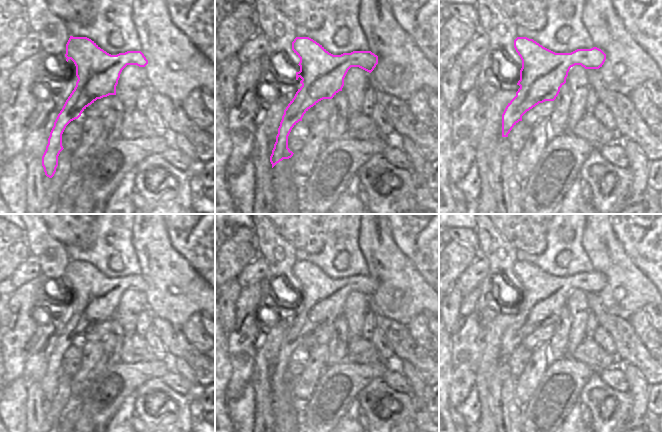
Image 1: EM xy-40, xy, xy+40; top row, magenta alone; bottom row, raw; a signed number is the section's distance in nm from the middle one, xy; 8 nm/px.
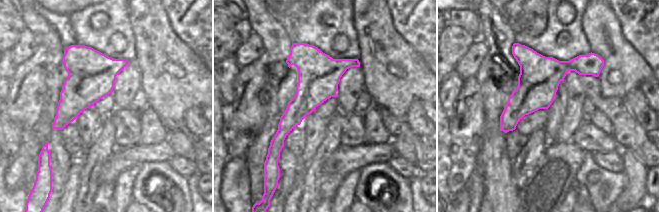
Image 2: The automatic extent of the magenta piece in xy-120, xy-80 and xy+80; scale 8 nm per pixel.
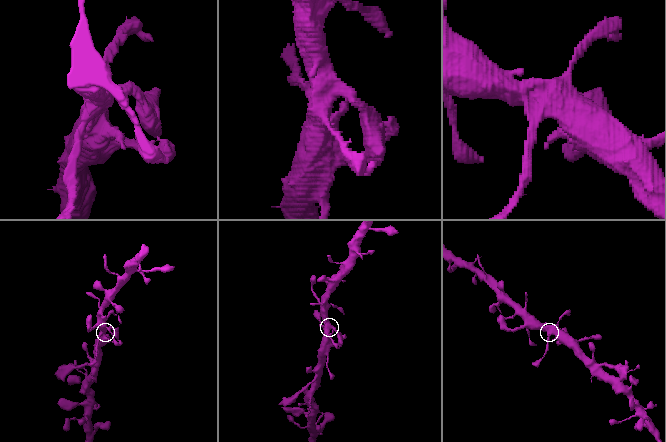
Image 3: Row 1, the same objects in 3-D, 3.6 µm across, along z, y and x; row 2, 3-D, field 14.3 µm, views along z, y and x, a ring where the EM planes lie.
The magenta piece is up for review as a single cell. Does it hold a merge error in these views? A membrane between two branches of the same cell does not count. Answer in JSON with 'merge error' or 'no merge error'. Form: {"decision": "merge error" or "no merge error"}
{"decision": "no merge error"}

